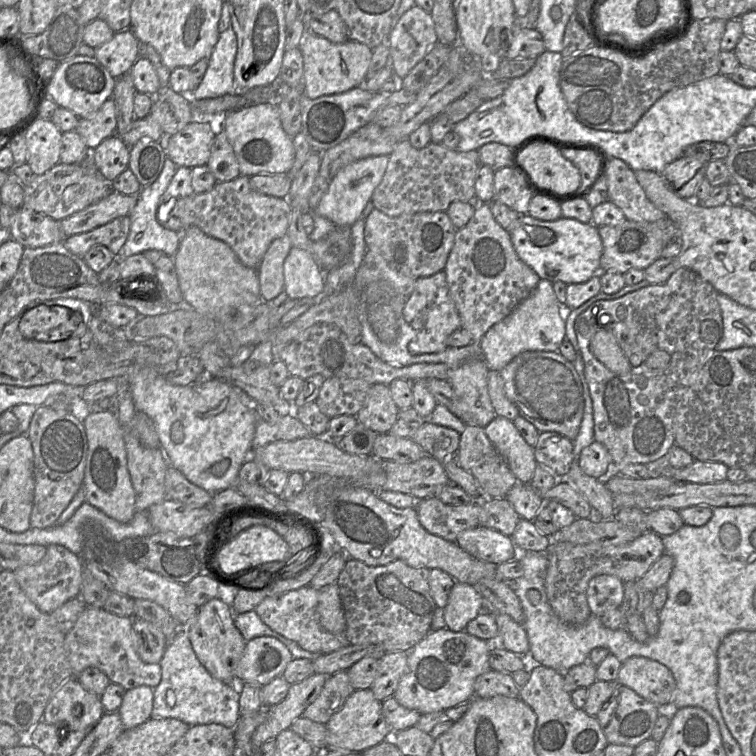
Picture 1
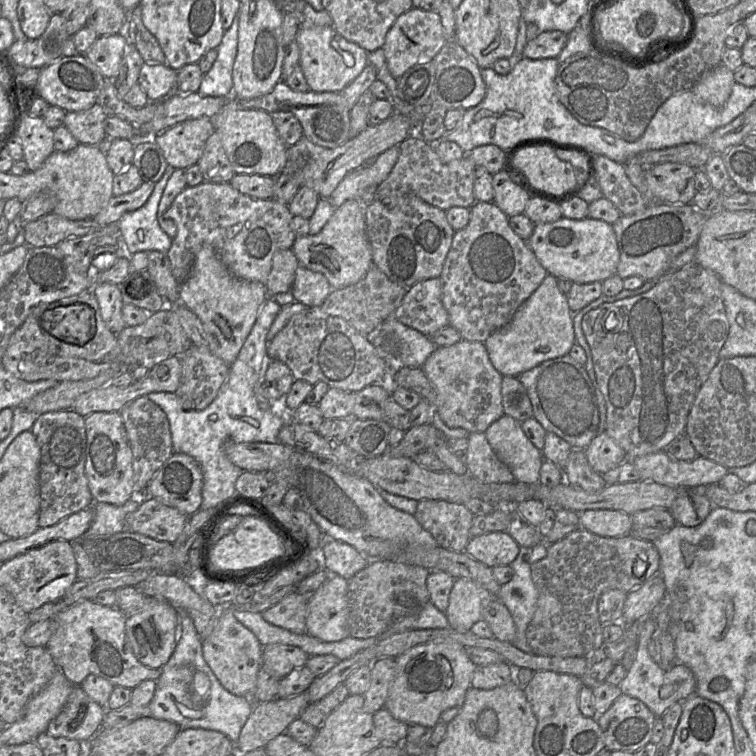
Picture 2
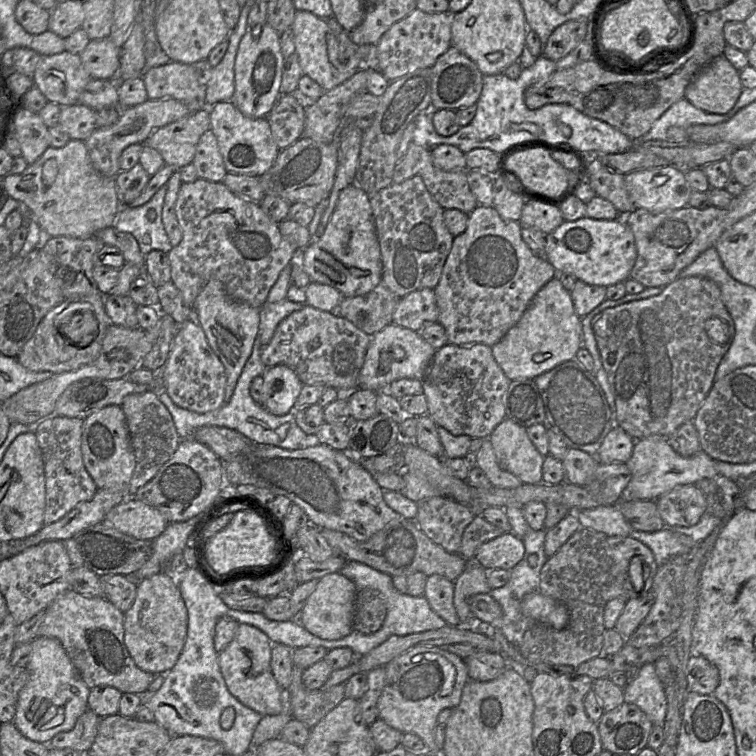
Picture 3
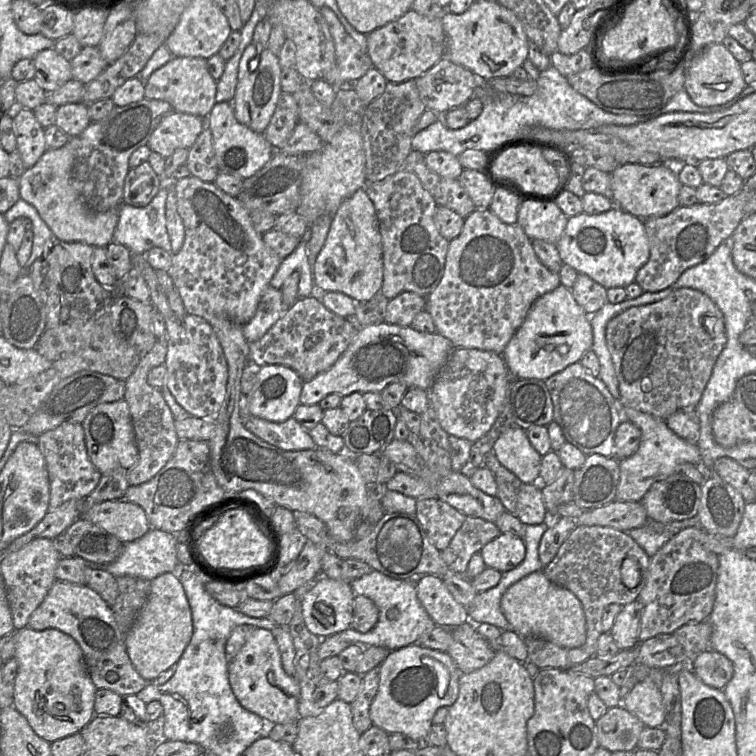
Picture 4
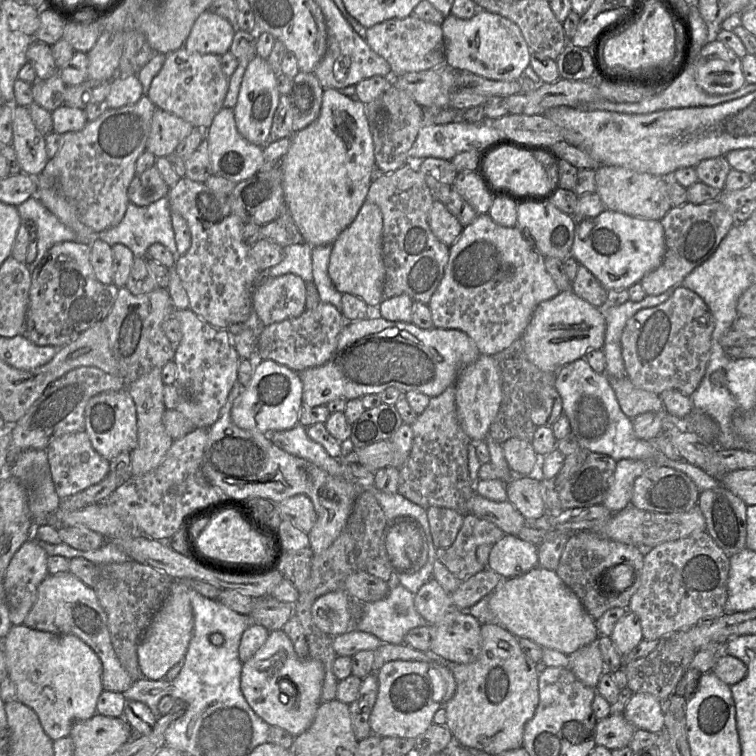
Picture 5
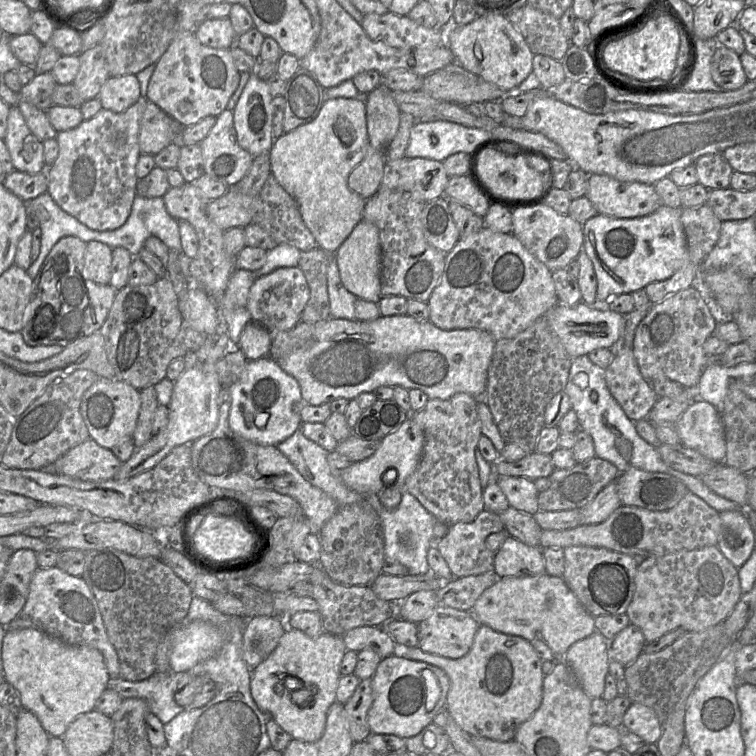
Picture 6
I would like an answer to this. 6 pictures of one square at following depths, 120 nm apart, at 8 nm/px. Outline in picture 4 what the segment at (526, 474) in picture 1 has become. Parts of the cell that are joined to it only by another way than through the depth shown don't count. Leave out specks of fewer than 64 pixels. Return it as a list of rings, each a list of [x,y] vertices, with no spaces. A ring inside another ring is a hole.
[[[518,426],[508,429],[495,442],[493,452],[521,483],[538,484],[542,456],[531,445],[526,430]]]

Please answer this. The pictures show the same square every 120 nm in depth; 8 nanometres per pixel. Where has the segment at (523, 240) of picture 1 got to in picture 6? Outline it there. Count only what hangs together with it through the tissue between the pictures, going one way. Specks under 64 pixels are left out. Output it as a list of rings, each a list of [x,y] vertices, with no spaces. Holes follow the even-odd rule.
[[[681,208],[663,209],[635,218],[615,218],[596,214],[583,225],[583,249],[593,263],[597,277],[597,303],[607,303],[613,296],[644,289],[649,283],[670,278],[689,263],[687,241],[681,222]]]

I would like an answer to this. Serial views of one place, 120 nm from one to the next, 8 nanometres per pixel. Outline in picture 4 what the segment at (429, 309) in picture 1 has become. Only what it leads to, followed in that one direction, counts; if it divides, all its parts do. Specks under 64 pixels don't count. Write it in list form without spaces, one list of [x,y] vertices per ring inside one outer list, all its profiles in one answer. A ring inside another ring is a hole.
[[[405,291],[388,300],[384,321],[389,324],[411,326],[414,317],[426,308],[426,297]]]

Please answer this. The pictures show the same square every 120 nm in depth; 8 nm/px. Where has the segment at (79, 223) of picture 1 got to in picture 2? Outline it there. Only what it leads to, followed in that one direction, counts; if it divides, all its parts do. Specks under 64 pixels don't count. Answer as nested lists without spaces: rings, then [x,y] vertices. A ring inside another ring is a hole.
[[[143,182],[136,190],[112,196],[108,204],[93,218],[100,226],[116,223],[128,212],[142,207],[153,192],[154,182]]]

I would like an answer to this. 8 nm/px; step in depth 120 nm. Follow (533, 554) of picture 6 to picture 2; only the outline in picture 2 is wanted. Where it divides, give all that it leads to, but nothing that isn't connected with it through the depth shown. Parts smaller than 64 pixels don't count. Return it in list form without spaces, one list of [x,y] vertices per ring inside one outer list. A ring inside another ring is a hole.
[[[498,531],[470,538],[465,552],[494,568],[510,565],[519,554],[520,546],[507,531]]]

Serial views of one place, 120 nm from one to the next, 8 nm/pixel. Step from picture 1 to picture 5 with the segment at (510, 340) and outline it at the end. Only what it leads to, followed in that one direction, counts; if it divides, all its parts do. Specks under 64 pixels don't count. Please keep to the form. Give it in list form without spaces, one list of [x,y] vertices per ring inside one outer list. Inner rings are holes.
[[[568,289],[536,307],[521,337],[528,359],[541,370],[556,373],[564,365],[583,358],[587,352],[602,349],[605,332],[604,310]]]

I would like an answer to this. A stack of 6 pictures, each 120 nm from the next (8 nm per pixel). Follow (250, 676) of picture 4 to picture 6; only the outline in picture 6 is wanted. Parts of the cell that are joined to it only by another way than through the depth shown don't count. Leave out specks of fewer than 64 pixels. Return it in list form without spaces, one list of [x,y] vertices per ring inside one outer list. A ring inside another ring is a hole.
[[[287,627],[273,652],[251,670],[251,695],[258,708],[267,715],[267,721],[269,718],[273,718],[293,739],[303,742],[318,741],[325,730],[327,711],[336,701],[337,685],[342,676],[340,663],[346,650],[342,636],[323,631],[318,637],[312,638],[300,630]],[[311,686],[316,687],[316,693],[311,701],[305,701],[301,704],[303,690]]]

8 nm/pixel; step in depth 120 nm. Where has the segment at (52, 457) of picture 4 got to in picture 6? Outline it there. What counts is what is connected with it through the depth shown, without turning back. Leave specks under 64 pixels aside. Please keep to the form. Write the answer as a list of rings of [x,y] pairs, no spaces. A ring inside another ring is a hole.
[[[89,438],[69,449],[54,463],[56,474],[82,481],[101,482],[113,479],[123,463],[110,449]]]

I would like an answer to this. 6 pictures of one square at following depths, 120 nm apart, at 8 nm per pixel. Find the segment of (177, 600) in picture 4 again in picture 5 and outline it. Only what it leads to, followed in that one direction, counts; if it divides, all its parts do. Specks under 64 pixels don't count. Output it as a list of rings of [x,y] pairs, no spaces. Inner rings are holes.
[[[175,580],[159,611],[152,618],[137,647],[138,663],[144,678],[164,679],[168,671],[184,659],[194,627],[194,615],[189,586],[182,580]]]

